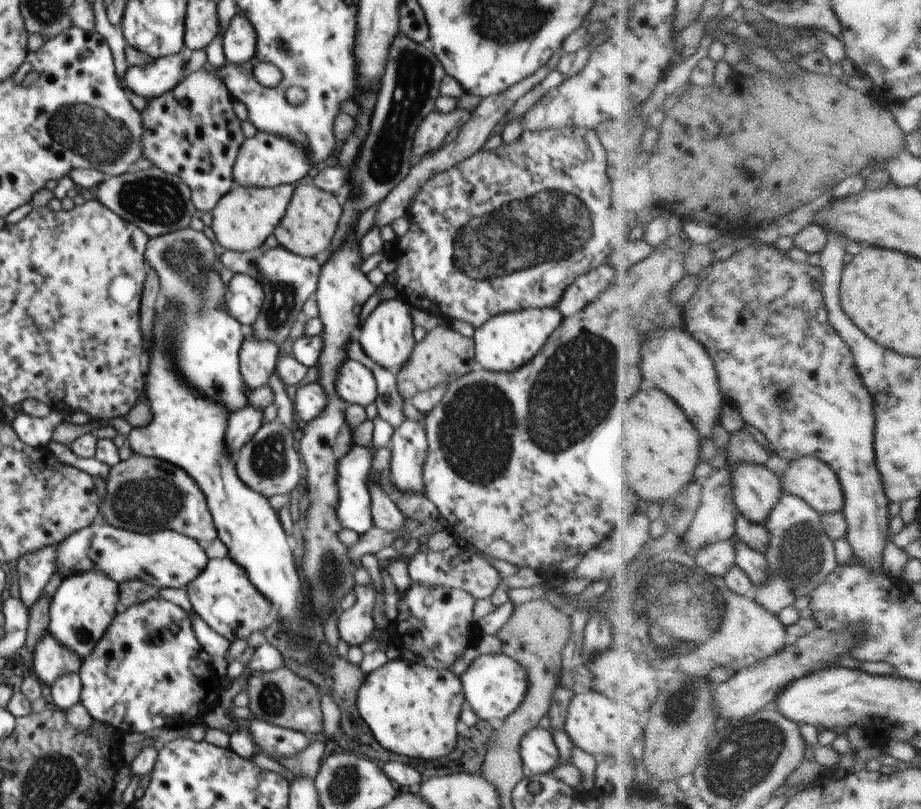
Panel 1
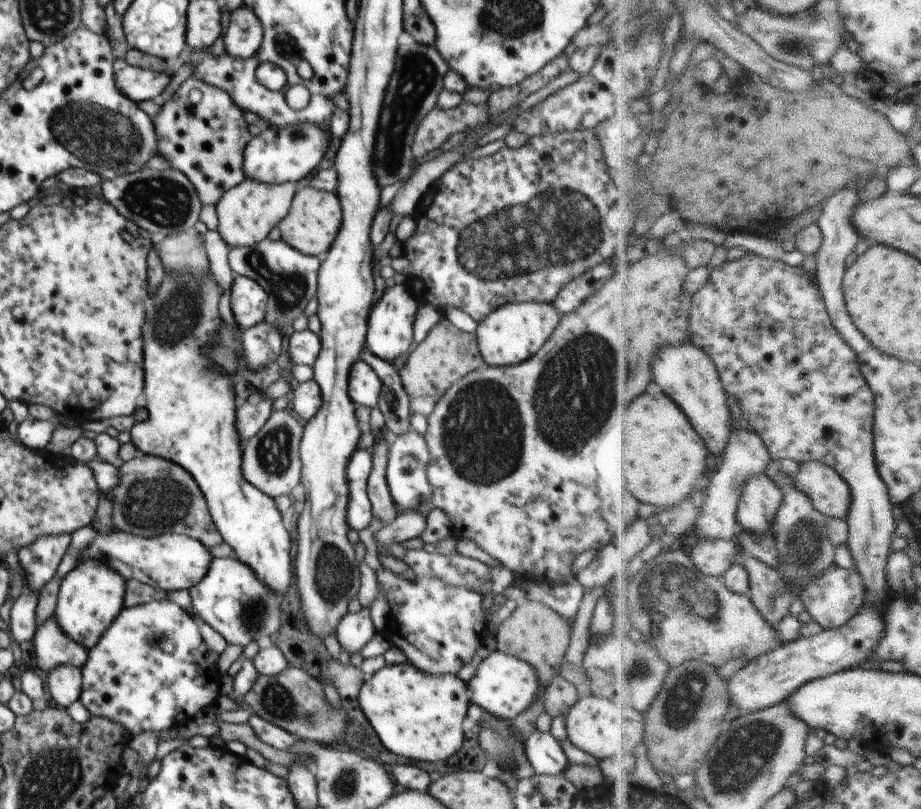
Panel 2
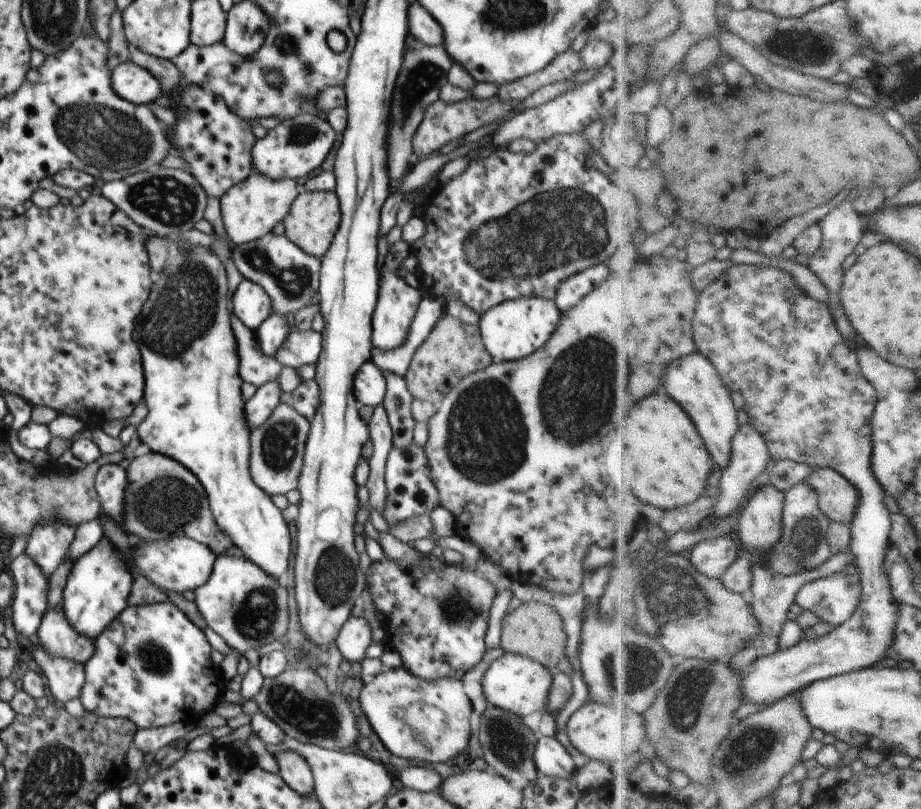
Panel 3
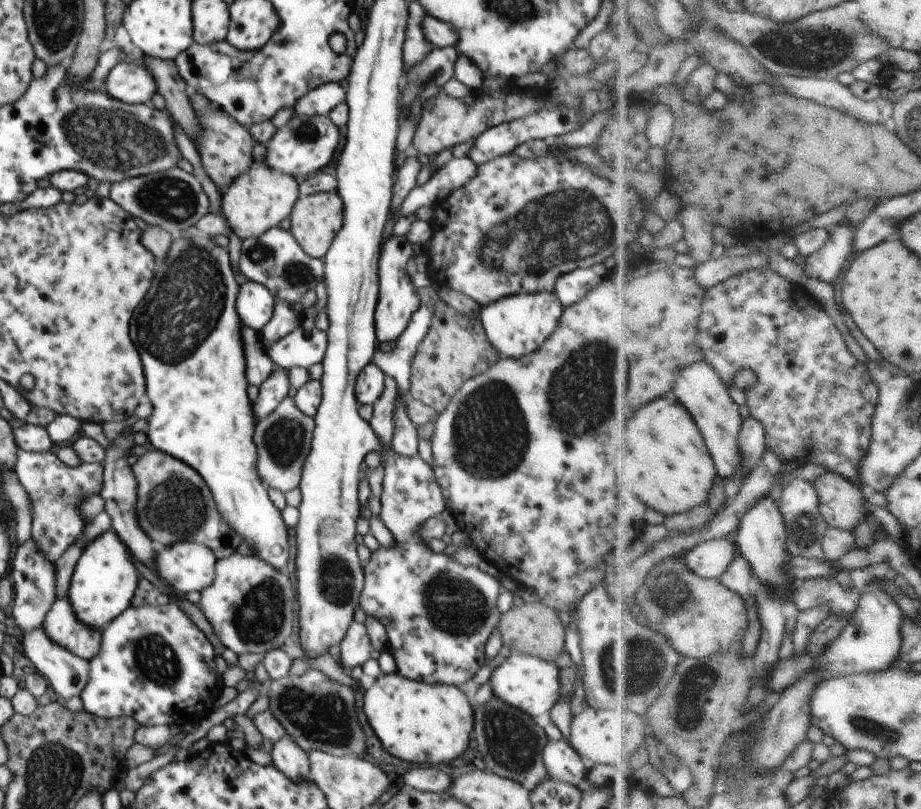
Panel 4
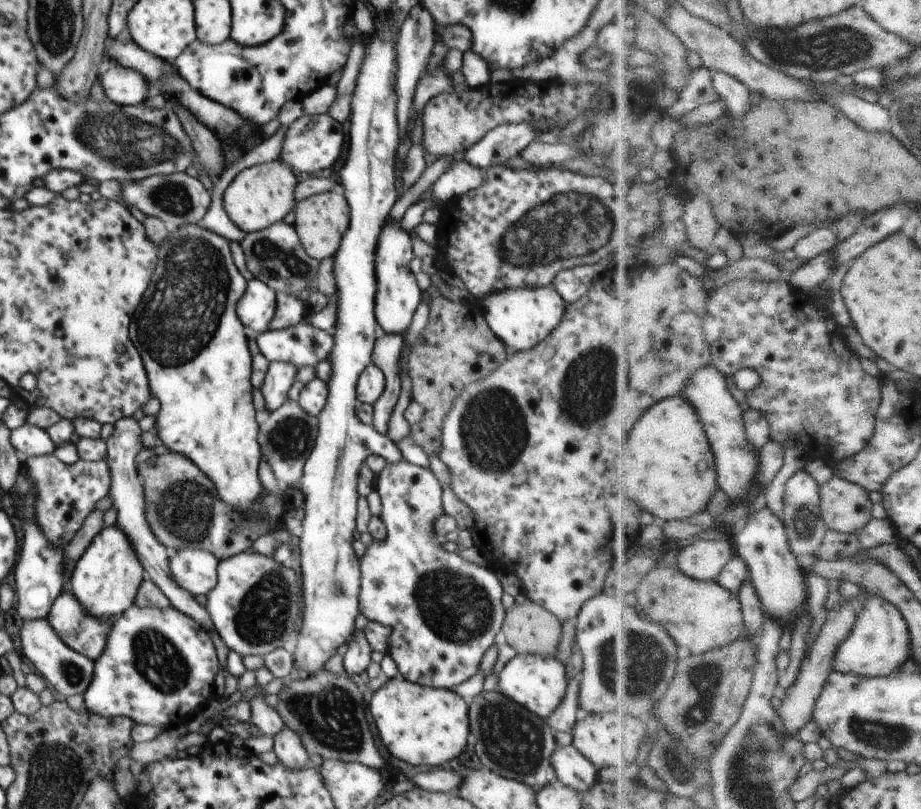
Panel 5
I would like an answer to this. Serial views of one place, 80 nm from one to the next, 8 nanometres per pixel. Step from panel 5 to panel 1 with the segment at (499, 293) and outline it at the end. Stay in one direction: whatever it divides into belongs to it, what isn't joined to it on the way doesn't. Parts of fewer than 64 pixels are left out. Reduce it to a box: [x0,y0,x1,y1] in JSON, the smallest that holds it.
[475,307,563,372]

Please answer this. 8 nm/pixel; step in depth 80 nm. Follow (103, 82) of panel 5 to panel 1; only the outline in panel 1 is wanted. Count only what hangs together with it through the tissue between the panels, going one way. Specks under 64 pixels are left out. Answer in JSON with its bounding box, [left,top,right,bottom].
[123,53,189,100]

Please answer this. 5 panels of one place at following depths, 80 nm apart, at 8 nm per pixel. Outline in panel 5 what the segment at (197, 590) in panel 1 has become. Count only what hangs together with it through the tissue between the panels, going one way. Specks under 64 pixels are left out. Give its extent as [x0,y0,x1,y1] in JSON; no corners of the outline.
[205,550,304,657]

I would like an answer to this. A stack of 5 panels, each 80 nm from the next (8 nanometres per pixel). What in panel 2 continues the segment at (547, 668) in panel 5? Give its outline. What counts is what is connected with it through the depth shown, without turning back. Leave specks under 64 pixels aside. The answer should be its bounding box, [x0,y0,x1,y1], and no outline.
[466,650,542,720]

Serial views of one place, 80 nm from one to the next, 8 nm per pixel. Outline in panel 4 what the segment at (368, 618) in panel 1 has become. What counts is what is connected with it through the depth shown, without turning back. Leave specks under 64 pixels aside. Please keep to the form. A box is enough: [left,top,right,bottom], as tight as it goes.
[340,620,373,668]

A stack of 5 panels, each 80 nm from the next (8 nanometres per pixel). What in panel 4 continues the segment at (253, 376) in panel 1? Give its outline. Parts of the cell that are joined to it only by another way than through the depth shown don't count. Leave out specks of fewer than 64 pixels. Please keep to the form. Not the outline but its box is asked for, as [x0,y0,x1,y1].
[260,300,301,349]

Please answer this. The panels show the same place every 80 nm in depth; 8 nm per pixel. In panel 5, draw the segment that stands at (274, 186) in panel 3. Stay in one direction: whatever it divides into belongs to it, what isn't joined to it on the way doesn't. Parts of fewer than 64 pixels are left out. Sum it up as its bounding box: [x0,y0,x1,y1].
[223,158,298,233]

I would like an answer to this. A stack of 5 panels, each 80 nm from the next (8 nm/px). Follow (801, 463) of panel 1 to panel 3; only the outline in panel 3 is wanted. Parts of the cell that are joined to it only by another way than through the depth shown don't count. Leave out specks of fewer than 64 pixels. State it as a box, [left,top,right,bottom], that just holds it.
[805,467,860,522]

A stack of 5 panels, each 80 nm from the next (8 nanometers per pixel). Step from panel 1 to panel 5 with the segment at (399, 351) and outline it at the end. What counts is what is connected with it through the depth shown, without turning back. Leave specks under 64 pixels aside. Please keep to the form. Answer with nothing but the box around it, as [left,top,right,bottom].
[376,222,423,335]

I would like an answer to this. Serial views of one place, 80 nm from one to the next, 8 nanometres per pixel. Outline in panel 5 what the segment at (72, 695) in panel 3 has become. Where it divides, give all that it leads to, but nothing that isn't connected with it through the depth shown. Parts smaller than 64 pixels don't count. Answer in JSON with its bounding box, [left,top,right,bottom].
[19,617,95,698]

